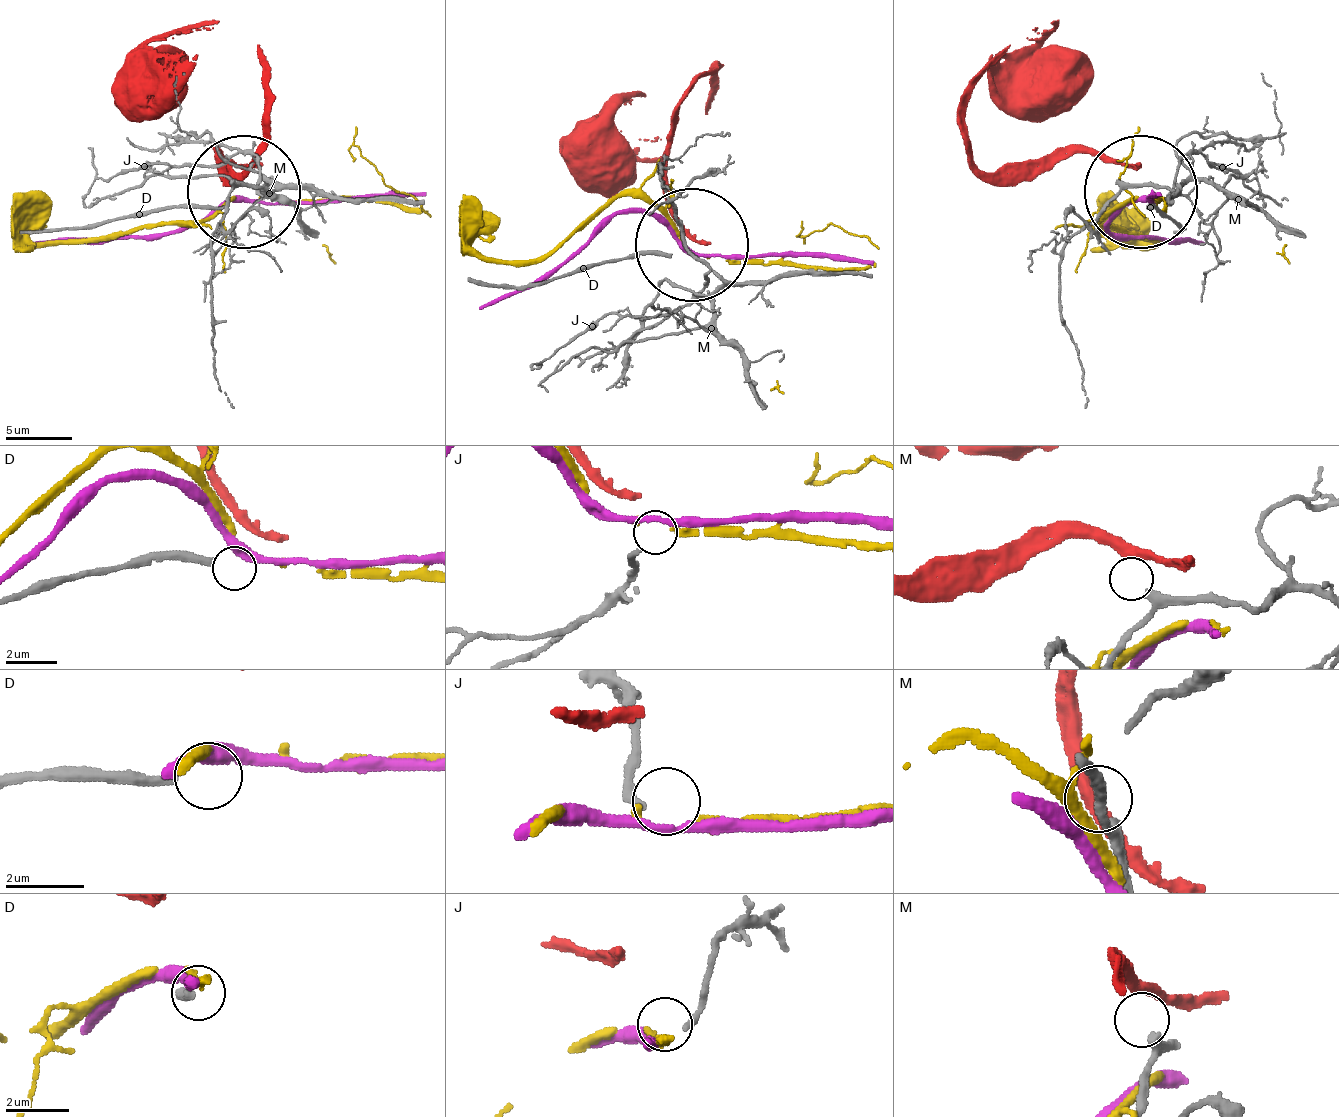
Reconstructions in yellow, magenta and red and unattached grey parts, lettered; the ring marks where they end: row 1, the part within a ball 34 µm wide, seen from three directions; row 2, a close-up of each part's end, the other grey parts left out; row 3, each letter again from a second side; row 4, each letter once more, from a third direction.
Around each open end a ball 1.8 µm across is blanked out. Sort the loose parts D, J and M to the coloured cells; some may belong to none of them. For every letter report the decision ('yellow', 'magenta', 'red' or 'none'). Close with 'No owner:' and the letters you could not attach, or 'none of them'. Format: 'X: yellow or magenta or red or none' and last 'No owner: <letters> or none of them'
D: none
J: yellow
M: none
No owner: D, M

